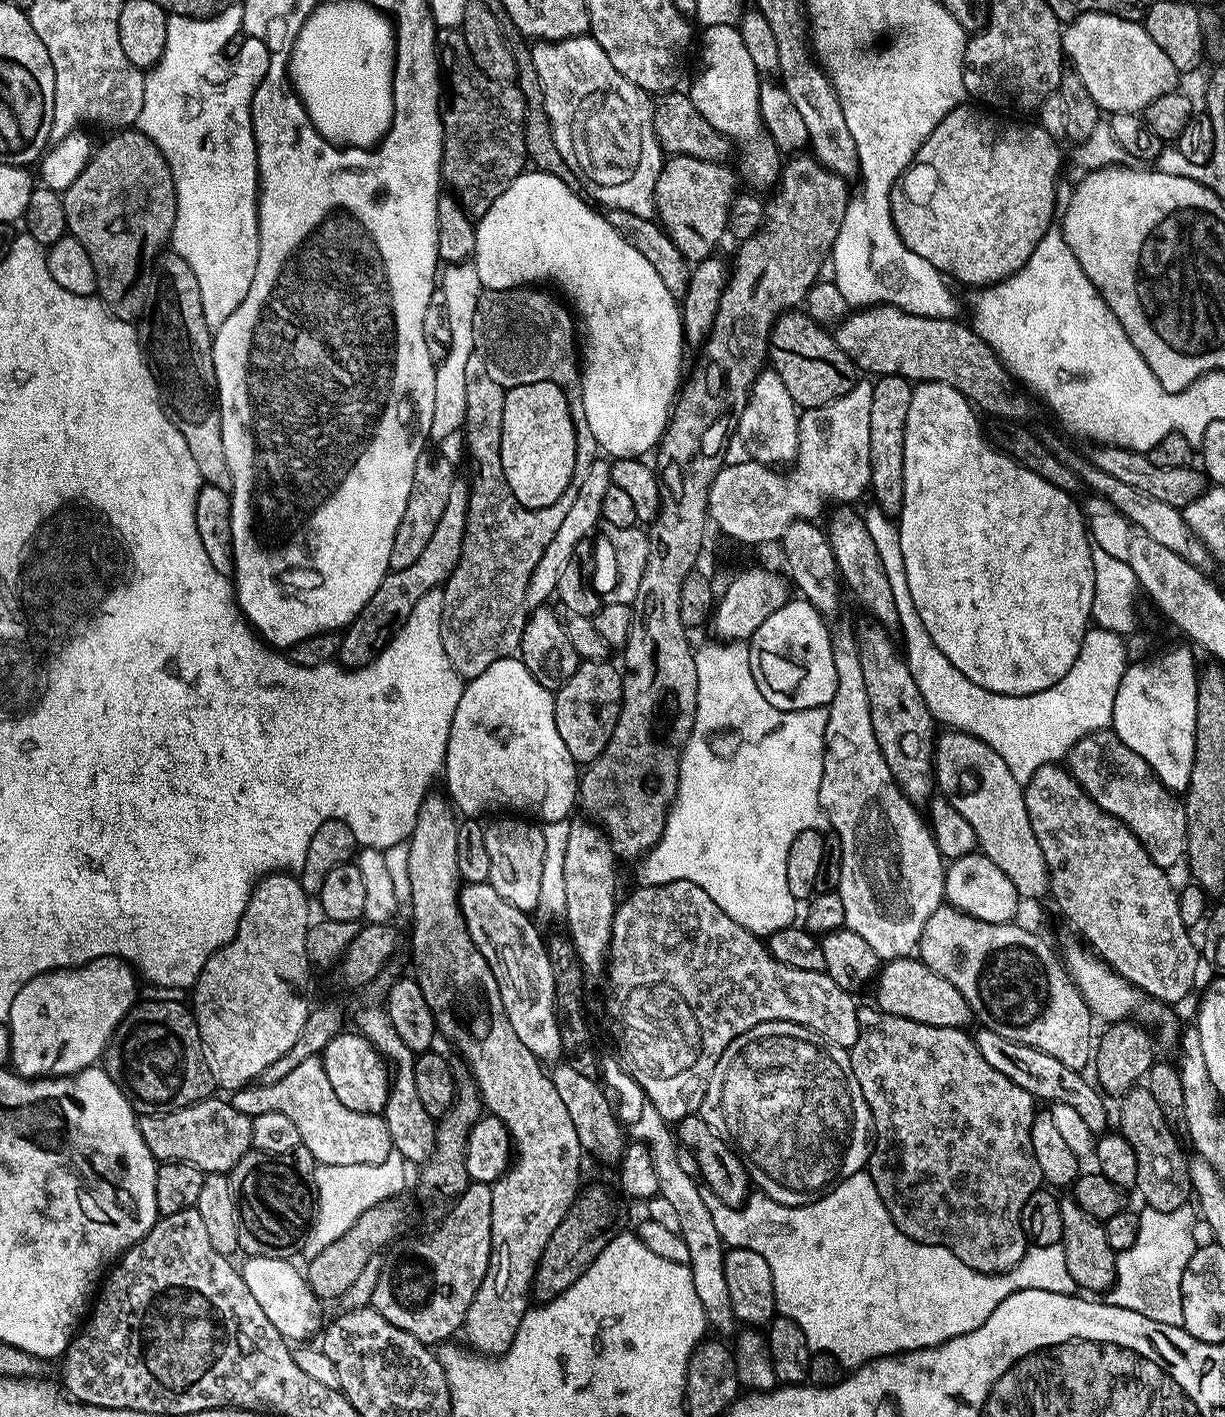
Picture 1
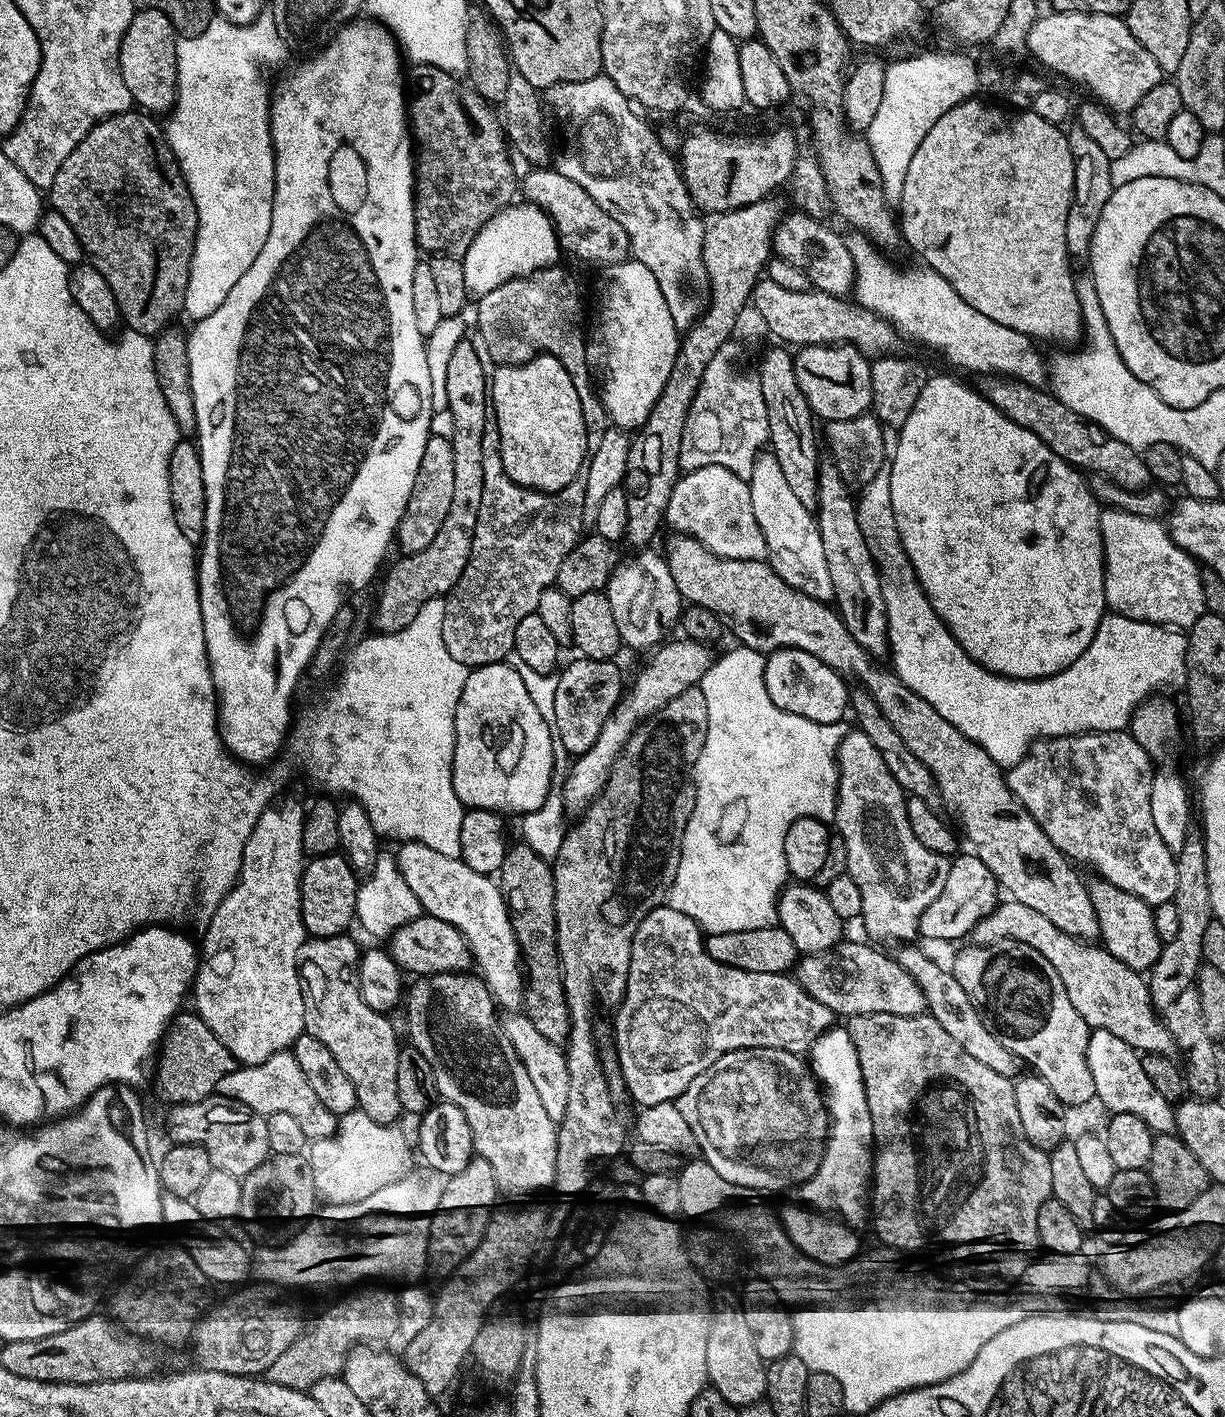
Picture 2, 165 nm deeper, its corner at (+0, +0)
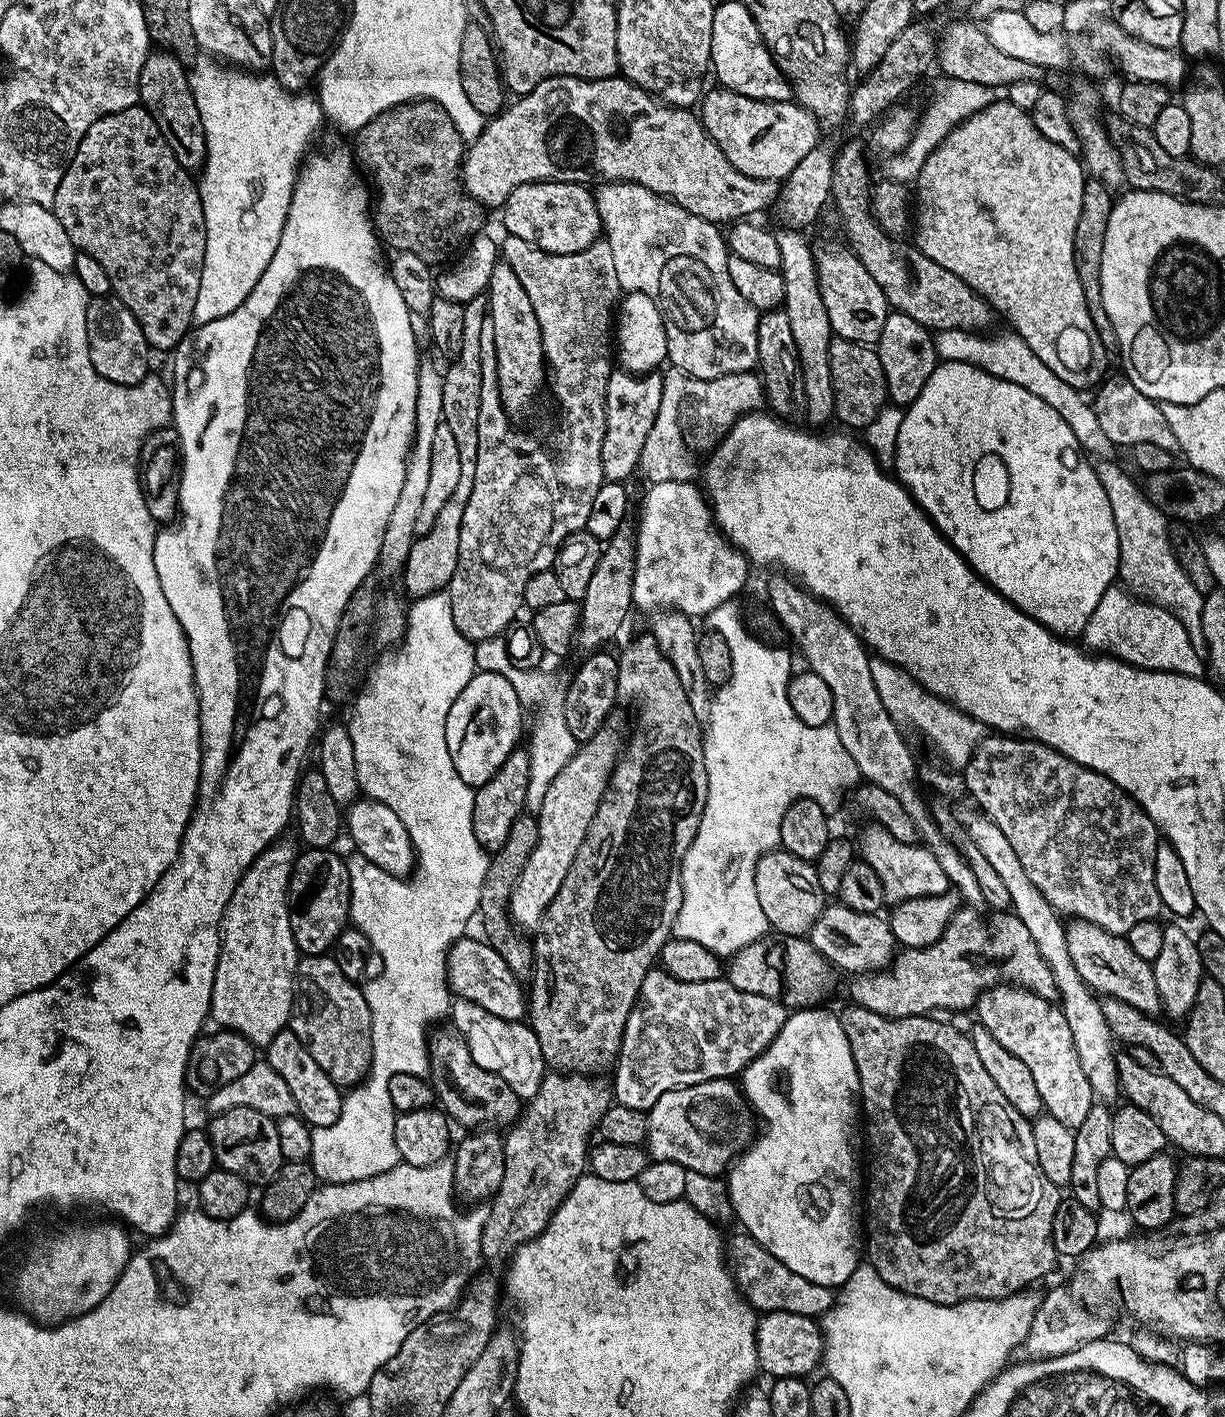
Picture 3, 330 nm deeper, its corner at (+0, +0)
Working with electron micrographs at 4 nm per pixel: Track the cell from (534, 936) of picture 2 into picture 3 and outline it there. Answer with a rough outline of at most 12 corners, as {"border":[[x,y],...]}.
{"border":[[519,816],[491,853],[478,897],[483,935],[521,978],[534,944],[508,914],[534,846],[536,816]]}

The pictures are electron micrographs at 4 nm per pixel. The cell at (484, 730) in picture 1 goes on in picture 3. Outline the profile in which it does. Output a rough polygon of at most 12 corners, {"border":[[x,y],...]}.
{"border":[[477,671],[446,714],[458,778],[481,788],[521,743],[510,682]]}

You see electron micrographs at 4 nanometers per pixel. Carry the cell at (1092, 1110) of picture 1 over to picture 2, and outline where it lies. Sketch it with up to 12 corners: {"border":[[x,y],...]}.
{"border":[[912,942],[896,960],[958,1046],[1008,1079],[1024,1068],[947,967]]}

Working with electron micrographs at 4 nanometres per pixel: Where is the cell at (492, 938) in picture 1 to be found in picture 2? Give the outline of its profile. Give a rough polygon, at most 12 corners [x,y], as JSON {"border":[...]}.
{"border":[[416,840],[395,871],[427,915],[460,931],[497,1005],[524,970],[492,876]]}

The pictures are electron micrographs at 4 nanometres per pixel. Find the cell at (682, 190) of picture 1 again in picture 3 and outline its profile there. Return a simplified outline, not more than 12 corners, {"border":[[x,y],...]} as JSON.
{"border":[[727,87],[698,104],[750,178],[785,181],[821,143],[802,105]]}

